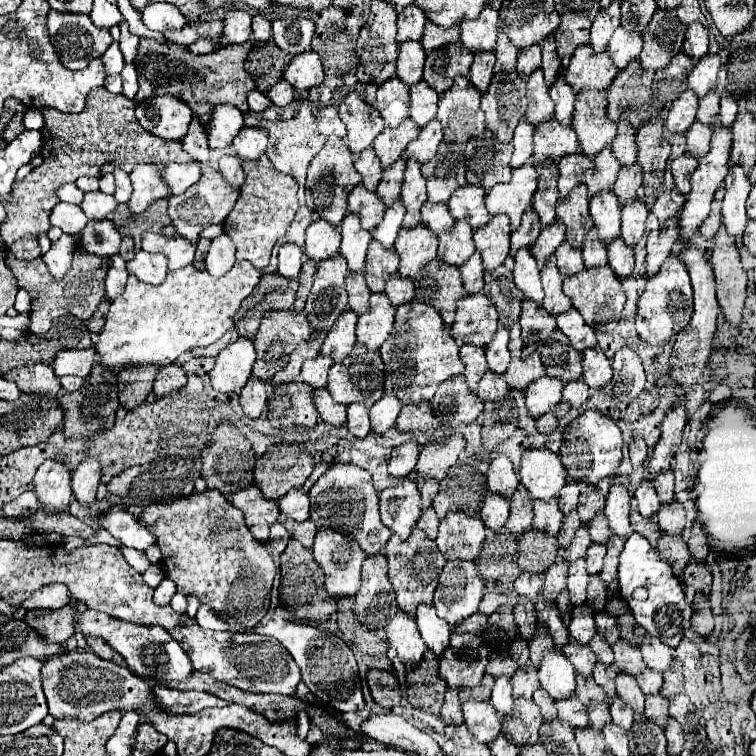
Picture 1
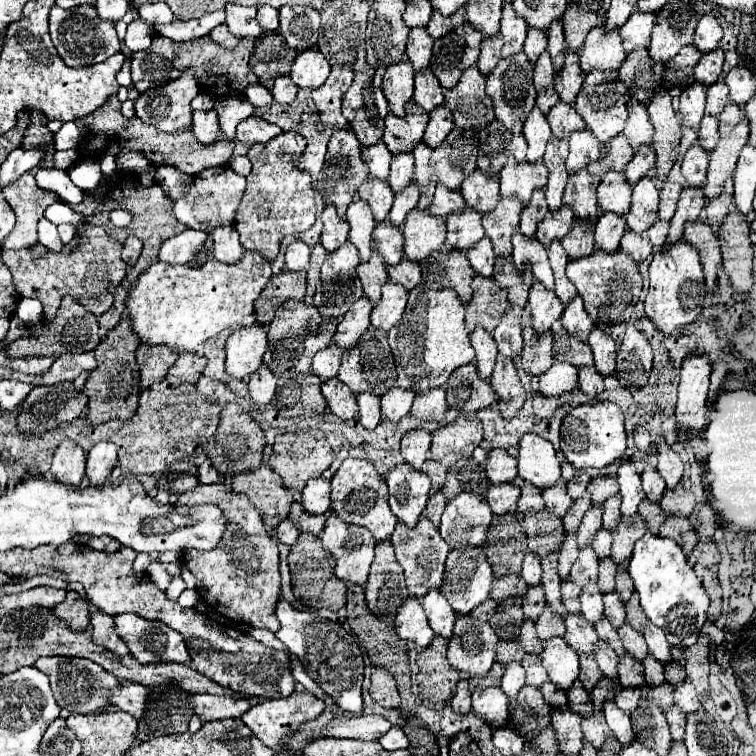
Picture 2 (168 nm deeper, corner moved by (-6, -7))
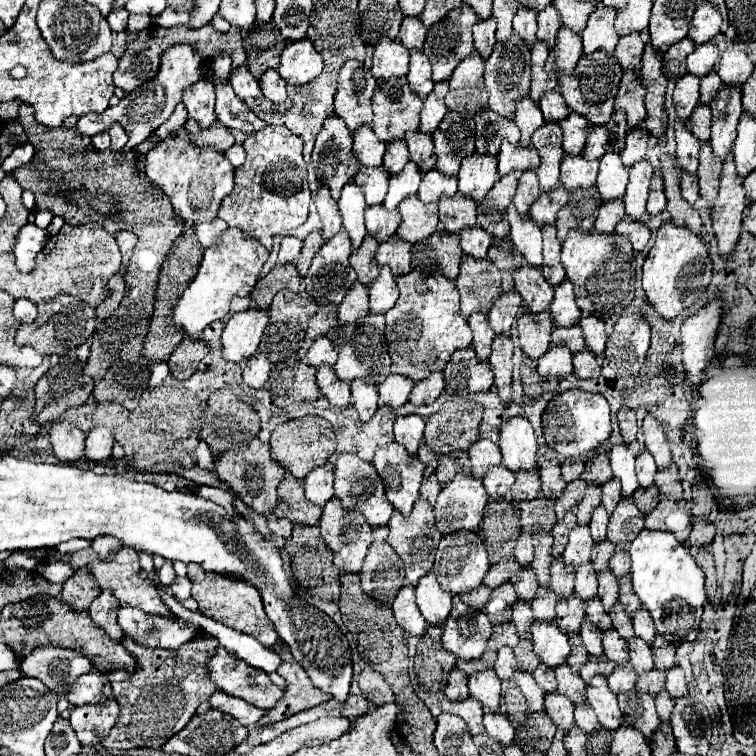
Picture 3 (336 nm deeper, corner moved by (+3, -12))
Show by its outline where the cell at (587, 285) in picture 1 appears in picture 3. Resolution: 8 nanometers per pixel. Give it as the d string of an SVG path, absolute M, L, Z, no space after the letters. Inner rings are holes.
M569 232L561 250L561 264L567 280L575 286L575 302L581 312L605 322L615 322L635 298L635 254L629 248L629 242L621 240L615 232Z

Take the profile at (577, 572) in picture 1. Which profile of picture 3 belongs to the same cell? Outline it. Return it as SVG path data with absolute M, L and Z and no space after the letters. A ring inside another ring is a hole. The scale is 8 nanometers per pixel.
M575 526L569 534L569 542L563 552L563 562L567 568L577 570L579 566L587 564L591 558L593 540L589 536L589 526Z

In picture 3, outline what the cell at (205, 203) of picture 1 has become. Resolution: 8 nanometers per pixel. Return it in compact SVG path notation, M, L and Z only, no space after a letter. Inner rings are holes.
M179 128L175 134L147 152L145 174L167 194L175 212L175 220L185 226L197 226L201 222L215 220L221 200L235 186L233 166L229 164L225 154L219 154L213 148L197 148L189 144L183 128Z

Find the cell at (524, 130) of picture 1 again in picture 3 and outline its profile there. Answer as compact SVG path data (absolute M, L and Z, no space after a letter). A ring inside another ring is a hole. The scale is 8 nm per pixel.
M525 96L519 106L517 106L517 112L515 112L515 124L519 126L521 130L521 146L531 146L531 134L541 128L543 124L543 116L541 116L541 110L539 106L529 98Z

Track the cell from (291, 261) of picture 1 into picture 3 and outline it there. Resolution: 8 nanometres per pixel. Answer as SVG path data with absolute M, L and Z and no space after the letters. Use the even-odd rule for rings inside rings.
M285 236L283 242L281 242L281 250L279 250L279 264L295 262L297 256L301 254L301 246L303 246L301 240L291 238L291 236Z

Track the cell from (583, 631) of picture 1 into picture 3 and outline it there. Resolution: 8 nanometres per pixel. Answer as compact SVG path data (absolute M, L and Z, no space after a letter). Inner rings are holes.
M585 564L585 568L577 570L575 578L575 594L583 600L589 602L591 598L597 596L597 574L591 564Z

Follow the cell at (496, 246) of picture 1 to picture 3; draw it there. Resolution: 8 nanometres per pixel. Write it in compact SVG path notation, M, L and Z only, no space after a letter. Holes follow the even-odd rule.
M517 174L503 176L497 180L493 190L487 192L487 198L477 206L477 226L489 232L493 238L509 236L507 206L513 202L517 190Z

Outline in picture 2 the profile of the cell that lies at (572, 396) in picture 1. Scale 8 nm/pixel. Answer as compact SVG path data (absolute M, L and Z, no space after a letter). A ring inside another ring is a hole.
M594 365L580 367L578 369L578 387L588 393L590 397L598 397L604 391L604 377L598 375L598 369Z

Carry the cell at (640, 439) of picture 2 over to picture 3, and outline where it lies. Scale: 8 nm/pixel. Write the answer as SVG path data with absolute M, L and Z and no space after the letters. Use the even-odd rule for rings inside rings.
M623 408L623 412L617 414L619 418L619 428L621 428L621 434L623 434L623 440L627 444L635 442L637 440L637 422L635 422L635 412L629 410L629 408Z

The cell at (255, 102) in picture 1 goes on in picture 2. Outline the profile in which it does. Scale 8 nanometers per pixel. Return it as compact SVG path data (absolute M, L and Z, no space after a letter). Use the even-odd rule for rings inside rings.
M260 83L246 87L244 95L246 95L246 99L248 99L254 107L266 107L266 105L270 105L270 103L274 101L274 99L272 99L272 93L270 93L266 87L262 87Z

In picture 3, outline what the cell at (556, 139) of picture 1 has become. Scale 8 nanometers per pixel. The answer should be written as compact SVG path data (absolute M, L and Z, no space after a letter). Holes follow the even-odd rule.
M559 92L545 94L539 100L539 106L541 106L541 112L545 116L545 122L559 122L559 120L565 120L565 116L569 116L569 108Z

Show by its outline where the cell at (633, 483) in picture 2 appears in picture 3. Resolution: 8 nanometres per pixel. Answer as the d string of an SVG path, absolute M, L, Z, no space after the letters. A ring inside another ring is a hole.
M617 444L611 448L609 458L613 476L621 482L621 496L629 498L639 488L639 482L635 478L635 456L627 444Z

